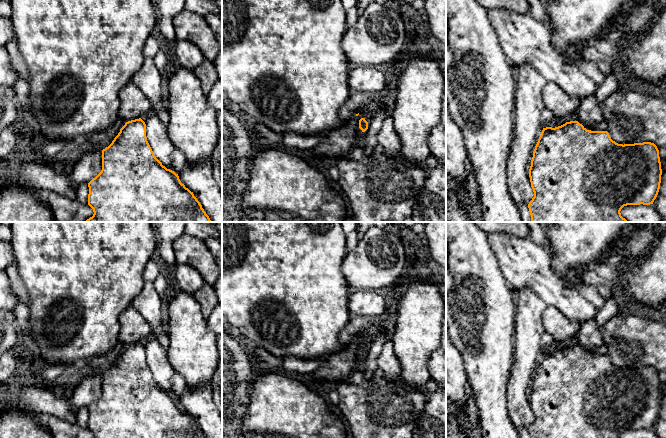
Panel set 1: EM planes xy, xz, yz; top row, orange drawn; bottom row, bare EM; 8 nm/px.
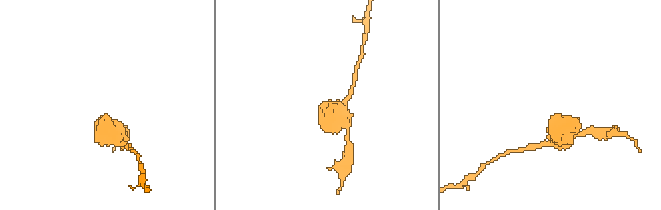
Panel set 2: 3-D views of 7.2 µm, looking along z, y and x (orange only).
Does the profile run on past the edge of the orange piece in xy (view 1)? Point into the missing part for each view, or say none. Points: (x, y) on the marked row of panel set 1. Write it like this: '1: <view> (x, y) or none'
1: none

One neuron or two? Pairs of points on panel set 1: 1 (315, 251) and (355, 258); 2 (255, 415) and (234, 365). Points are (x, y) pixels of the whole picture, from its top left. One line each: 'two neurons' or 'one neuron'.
1: two neurons
2: two neurons

